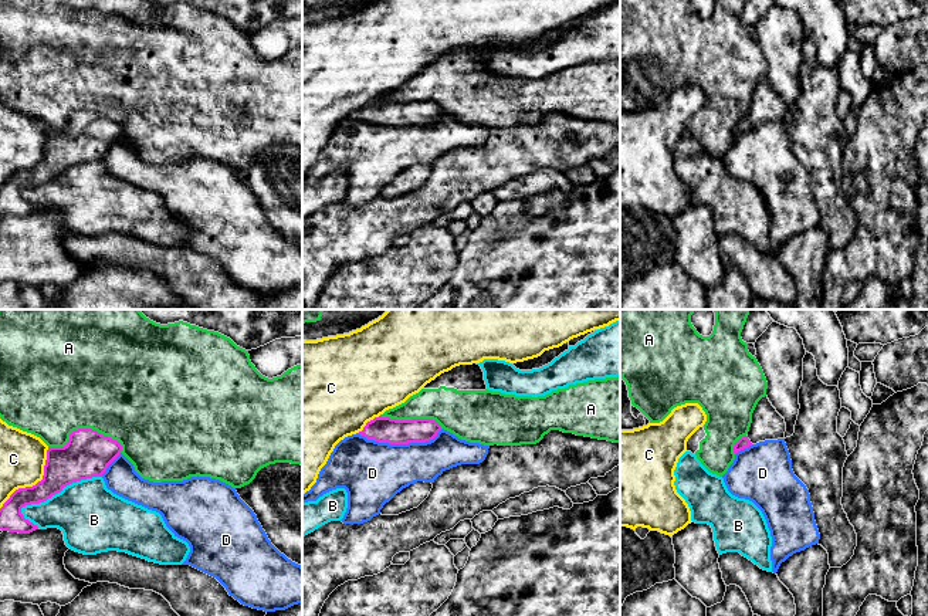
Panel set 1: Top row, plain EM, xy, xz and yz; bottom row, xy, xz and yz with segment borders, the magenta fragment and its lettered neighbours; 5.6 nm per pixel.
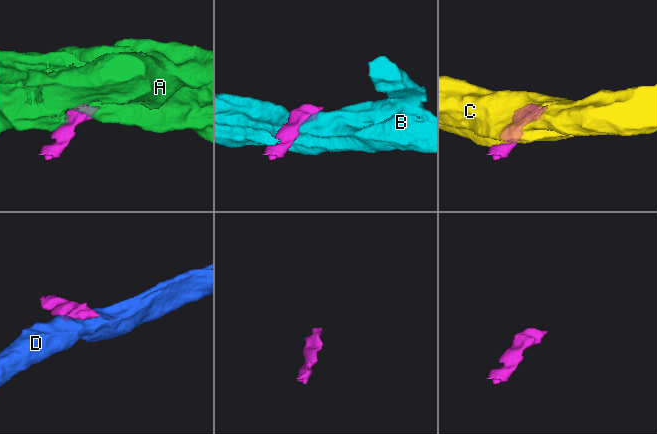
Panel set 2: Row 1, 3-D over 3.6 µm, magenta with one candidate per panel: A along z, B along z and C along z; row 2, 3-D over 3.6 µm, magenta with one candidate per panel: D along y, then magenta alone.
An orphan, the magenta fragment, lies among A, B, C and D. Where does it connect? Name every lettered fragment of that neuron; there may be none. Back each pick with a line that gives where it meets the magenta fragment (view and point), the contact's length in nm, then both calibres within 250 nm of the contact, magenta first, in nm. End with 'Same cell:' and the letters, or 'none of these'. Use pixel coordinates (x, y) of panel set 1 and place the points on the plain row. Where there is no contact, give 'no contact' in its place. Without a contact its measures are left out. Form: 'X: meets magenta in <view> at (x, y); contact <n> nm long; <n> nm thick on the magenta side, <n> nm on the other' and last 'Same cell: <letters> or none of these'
Same cell: none of these

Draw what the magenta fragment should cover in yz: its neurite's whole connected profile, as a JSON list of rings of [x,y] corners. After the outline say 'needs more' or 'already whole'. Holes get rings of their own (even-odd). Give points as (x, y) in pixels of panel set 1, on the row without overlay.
[[[765,78],[758,84],[752,95],[752,105],[748,116],[735,125],[734,135],[736,136],[759,123],[785,121],[785,114],[785,101],[776,94],[768,78]]]; needs more

